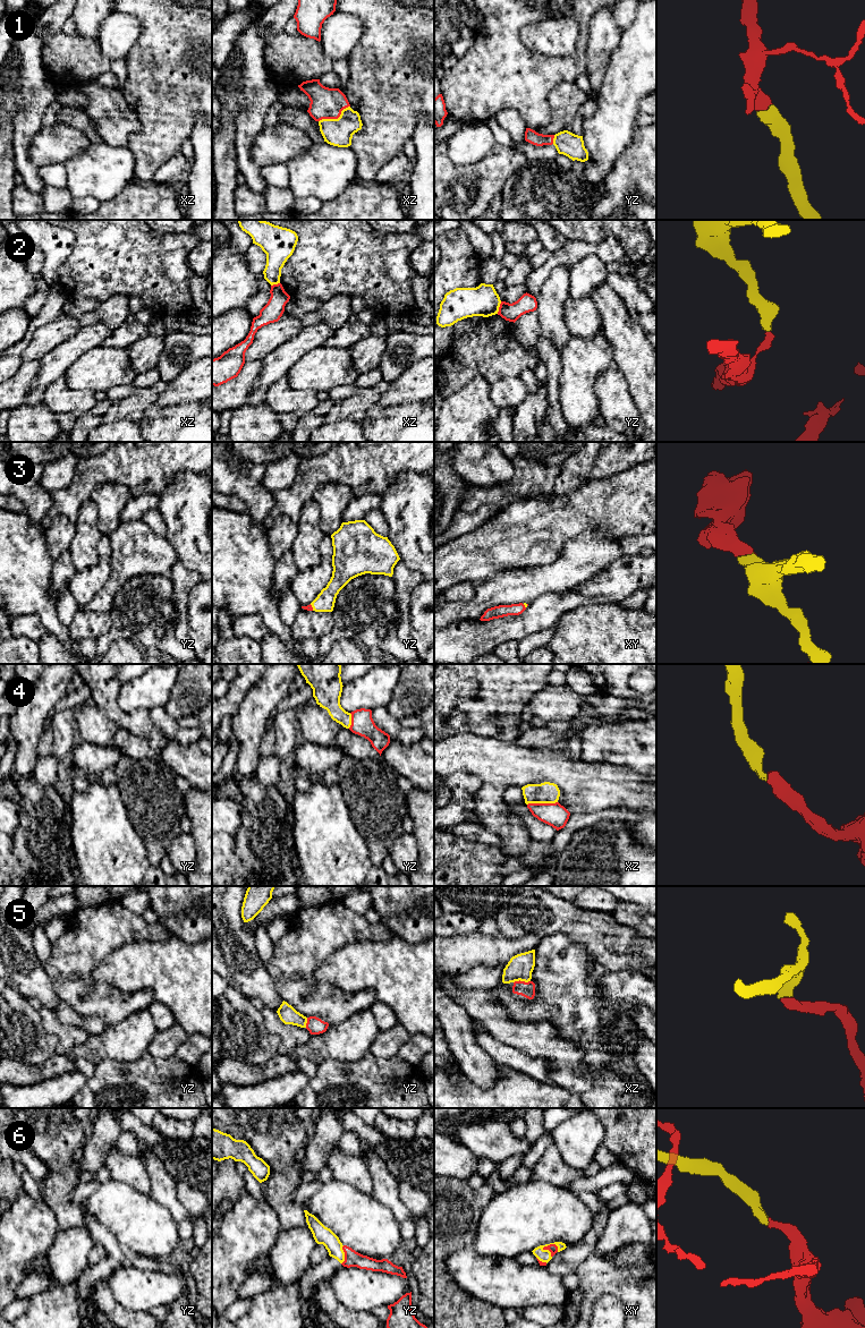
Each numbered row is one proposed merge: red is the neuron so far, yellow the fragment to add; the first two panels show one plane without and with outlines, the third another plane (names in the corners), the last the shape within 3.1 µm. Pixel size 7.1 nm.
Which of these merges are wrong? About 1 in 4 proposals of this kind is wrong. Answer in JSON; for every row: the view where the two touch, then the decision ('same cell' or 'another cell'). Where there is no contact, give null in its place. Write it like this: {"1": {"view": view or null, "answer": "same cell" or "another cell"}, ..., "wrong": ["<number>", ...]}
{"1": {"view": "xz", "answer": "same cell"}, "2": {"view": "yz", "answer": "another cell"}, "3": {"view": "yz", "answer": "same cell"}, "4": {"view": "xz", "answer": "same cell"}, "5": {"view": "xz", "answer": "same cell"}, "6": {"view": "xy", "answer": "same cell"}, "wrong": ["2"]}

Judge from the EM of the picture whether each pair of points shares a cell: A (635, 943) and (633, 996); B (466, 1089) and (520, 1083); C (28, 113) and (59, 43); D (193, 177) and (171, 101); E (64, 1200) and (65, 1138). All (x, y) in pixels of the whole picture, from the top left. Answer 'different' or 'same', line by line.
A: different
B: same
C: different
D: different
E: same

